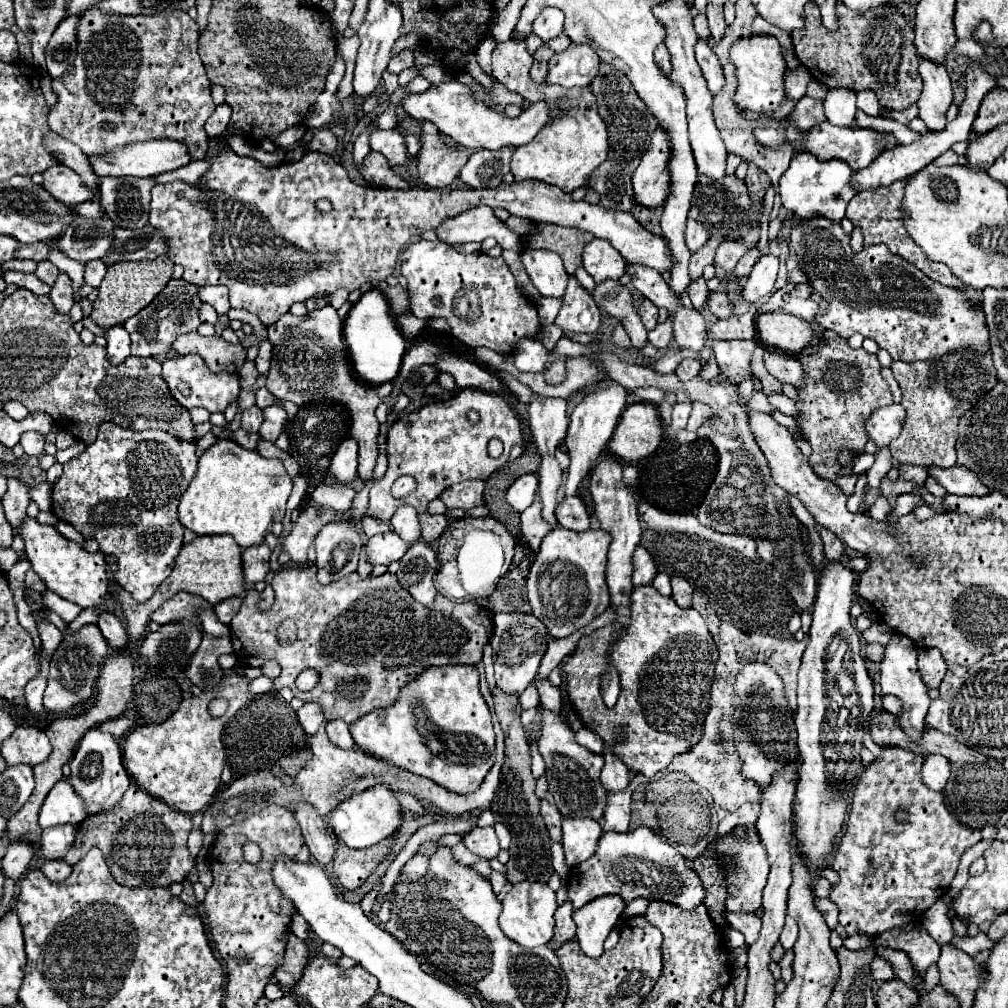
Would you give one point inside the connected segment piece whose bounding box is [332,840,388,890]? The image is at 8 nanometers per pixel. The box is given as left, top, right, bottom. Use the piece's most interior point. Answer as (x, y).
(351, 867)

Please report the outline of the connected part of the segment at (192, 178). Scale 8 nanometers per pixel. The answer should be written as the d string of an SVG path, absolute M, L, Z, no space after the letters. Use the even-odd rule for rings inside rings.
M200 160L200 162L190 162L178 170L172 170L172 172L166 172L166 174L158 174L156 176L156 182L174 182L174 180L184 180L188 184L196 184L196 180L206 172L208 168L208 162L206 160Z

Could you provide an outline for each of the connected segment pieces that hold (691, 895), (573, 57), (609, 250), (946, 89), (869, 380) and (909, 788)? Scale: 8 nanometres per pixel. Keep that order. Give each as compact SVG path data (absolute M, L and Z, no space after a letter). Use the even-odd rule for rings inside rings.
M646 826L624 834L604 832L598 840L596 852L572 868L568 876L568 900L574 908L580 908L604 894L616 894L626 900L626 904L642 896L648 900L672 902L686 910L696 908L704 900L702 882L692 866L688 866L686 858Z
M570 44L562 54L550 58L544 84L558 84L564 88L590 86L598 76L598 66L600 58L588 44Z
M594 238L590 244L586 244L582 254L582 266L586 272L596 280L602 282L606 278L620 280L626 274L626 260L620 256L616 248L608 240Z
M918 56L918 60L918 74L924 82L922 96L918 100L918 116L932 132L936 132L946 126L946 110L952 104L952 86L944 64L936 64L922 56Z
M826 330L818 350L810 356L800 354L798 360L804 368L804 384L796 388L798 390L796 406L800 410L800 416L796 416L794 420L798 422L800 436L812 446L812 454L808 458L808 464L812 466L812 470L816 470L818 476L822 476L830 482L838 482L840 476L854 474L852 464L858 456L864 454L864 446L868 442L866 420L872 416L874 410L878 410L882 406L890 406L892 394L890 394L886 380L880 376L880 362L876 358L876 354L868 354L864 348L852 350L848 346L848 340L844 340L842 336L838 336L834 332Z
M882 746L882 756L866 766L858 784L850 792L846 830L830 860L830 866L840 876L840 882L830 890L830 900L840 908L840 924L846 928L848 936L880 936L888 930L920 922L926 910L948 892L948 886L956 876L960 856L982 838L982 830L962 824L948 806L944 806L942 792L934 792L922 784L922 760L924 758L920 754L906 748ZM898 808L906 808L910 812L910 824L896 824L894 812Z

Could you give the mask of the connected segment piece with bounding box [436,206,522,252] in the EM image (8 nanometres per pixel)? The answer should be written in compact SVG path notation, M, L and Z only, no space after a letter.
M478 206L462 212L442 224L436 232L442 242L464 244L464 242L484 242L486 238L496 238L496 242L506 250L522 250L522 238L494 216L492 208Z

